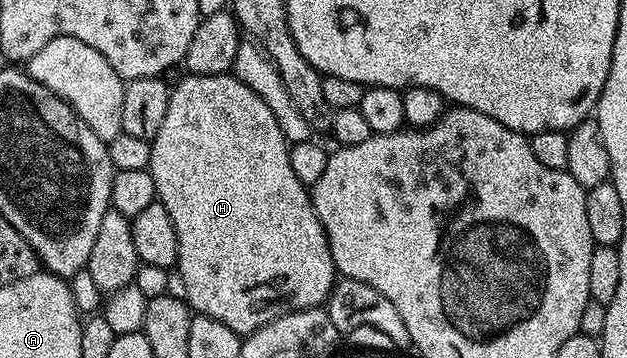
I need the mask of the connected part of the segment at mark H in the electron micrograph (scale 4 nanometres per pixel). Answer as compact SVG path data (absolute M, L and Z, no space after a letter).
M230 73L227 75L191 75L186 74L185 80L178 87L174 86L171 90L171 101L167 105L167 117L163 121L159 133L151 140L151 161L149 162L148 171L151 177L155 177L155 189L157 190L157 198L160 203L165 206L167 213L171 213L171 225L175 225L175 237L177 238L177 265L175 275L181 278L180 290L183 292L183 298L190 308L198 315L206 315L215 321L219 321L223 325L227 325L227 329L231 329L239 336L247 336L253 331L258 331L263 325L267 325L271 320L276 319L278 315L284 315L287 311L305 311L309 307L321 307L328 300L329 295L333 291L333 285L338 278L337 267L333 264L331 257L331 249L327 241L327 233L323 229L323 225L319 221L319 217L313 208L313 196L310 188L305 187L299 181L299 177L295 177L294 171L291 169L291 157L289 156L290 144L285 140L283 129L279 129L279 121L275 121L275 113L271 113L271 108L263 102L263 97L259 97L259 93L251 93L251 89L247 89L247 85L243 85L243 81L239 81L236 75Z

